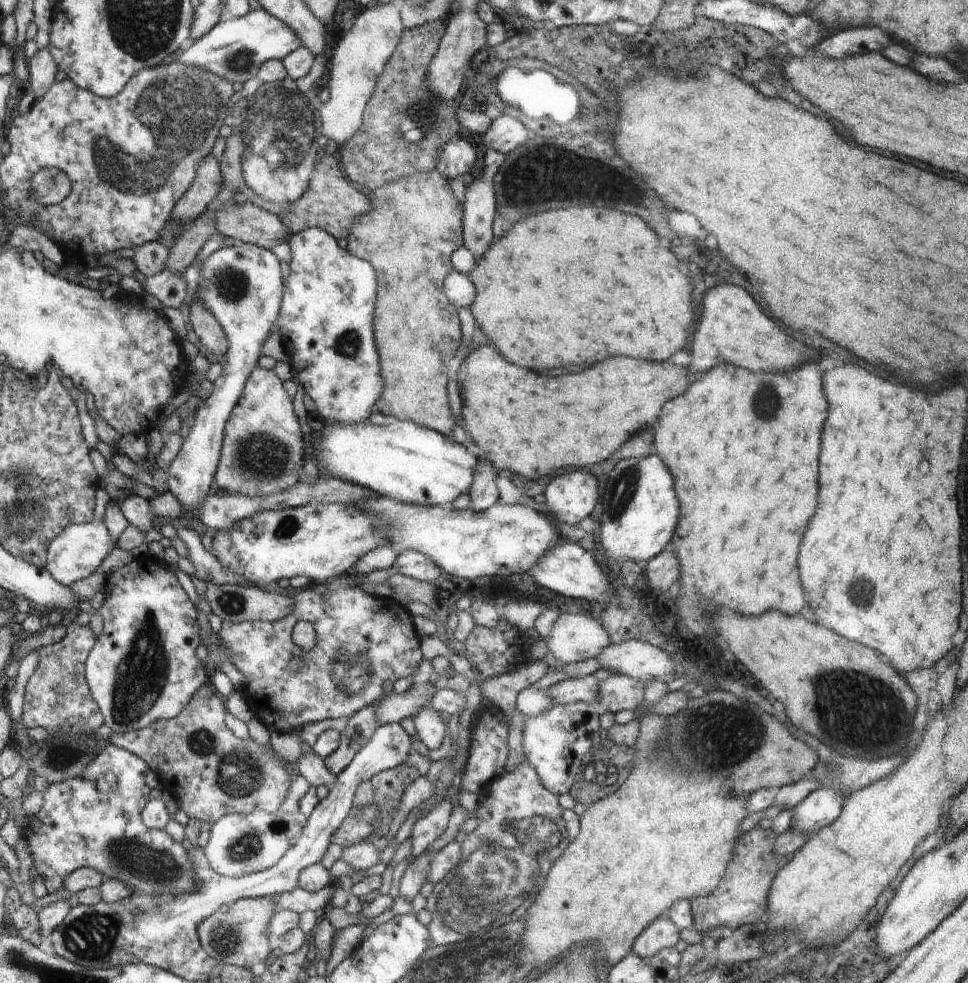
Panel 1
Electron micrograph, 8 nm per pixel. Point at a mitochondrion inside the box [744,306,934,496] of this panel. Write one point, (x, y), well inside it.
(766, 401)

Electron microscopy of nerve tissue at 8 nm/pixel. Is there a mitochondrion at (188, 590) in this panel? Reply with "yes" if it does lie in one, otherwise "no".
no

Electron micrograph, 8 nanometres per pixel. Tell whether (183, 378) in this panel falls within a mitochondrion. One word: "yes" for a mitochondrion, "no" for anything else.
no

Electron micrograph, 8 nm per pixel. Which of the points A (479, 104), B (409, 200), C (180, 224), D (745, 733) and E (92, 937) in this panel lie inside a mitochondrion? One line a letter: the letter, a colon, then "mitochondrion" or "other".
A: other
B: other
C: other
D: mitochondrion
E: mitochondrion

